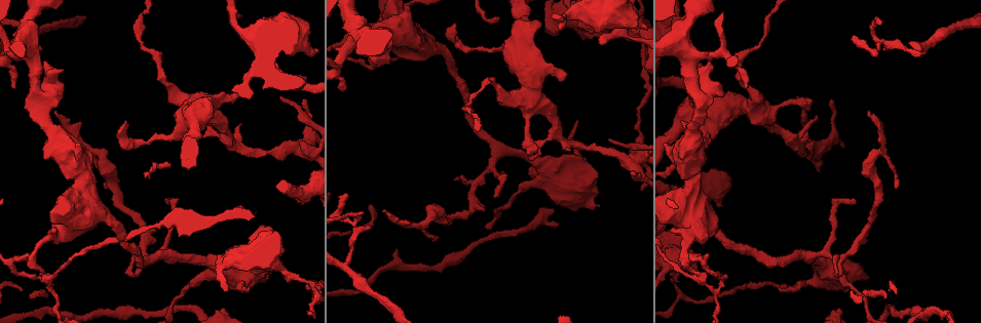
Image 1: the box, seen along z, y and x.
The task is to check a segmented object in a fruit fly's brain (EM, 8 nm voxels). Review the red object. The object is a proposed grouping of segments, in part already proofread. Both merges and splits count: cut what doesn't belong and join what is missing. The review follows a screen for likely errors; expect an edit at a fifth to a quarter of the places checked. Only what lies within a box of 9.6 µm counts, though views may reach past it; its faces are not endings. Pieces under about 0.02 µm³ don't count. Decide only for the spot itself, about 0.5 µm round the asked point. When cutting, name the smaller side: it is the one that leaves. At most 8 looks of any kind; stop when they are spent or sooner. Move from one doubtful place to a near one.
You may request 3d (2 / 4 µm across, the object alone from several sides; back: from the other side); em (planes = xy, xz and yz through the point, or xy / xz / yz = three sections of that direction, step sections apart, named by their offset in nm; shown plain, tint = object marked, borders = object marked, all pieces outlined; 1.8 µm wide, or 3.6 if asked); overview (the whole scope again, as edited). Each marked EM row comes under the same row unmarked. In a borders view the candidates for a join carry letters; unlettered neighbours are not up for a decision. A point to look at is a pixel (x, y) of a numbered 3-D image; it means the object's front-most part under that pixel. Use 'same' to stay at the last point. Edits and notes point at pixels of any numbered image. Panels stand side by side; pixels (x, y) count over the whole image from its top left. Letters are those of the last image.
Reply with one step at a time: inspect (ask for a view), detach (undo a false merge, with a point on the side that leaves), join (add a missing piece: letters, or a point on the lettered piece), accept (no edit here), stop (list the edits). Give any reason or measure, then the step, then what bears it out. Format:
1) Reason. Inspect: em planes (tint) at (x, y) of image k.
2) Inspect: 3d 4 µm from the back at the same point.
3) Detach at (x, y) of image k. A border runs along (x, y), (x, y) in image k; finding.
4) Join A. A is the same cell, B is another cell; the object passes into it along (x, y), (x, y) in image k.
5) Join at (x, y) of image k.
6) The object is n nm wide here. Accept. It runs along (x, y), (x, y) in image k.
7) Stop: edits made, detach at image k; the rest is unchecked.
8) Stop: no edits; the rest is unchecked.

Sudden change in width. Inspect: em 3.6 µm planes (borders) at (203, 263) of image 1.

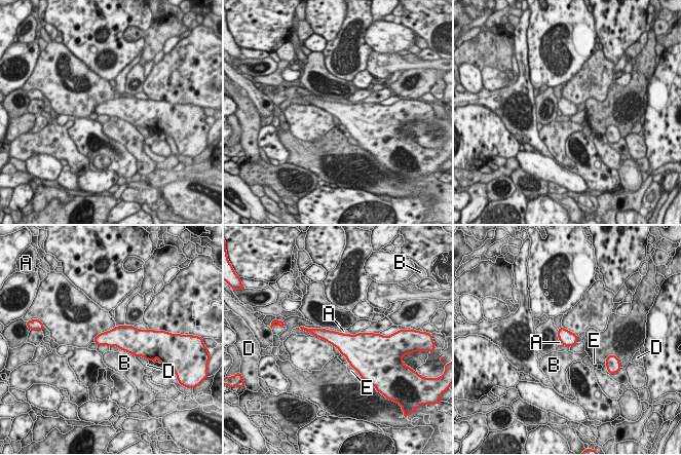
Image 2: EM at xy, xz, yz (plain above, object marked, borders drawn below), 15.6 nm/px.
The object is 240 nm wide here. Accept. A, B, D and E are other cells; a border runs along (305, 327), (324, 328), (348, 334) in image 2; continuous, no second neuron.

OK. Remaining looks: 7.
An open end. Inspect: 3d 4 µm at (254, 271) of image 1.

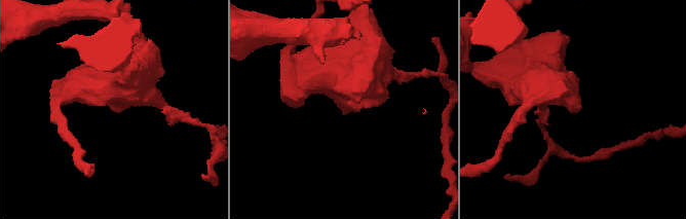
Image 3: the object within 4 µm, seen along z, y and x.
Shape alone is not enough. Inspect: em 3.6 µm planes (borders) at (575, 108) of image 3.

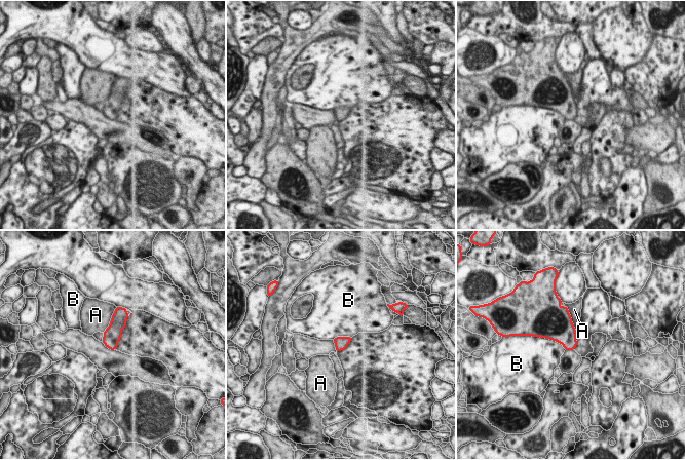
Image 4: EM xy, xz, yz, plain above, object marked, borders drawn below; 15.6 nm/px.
The longest contact is with B, 500 nm. Accept. A and B are other cells; none of them fits.

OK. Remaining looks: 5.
An open end. Inspect: em yz step 16 (tint) at (600, 44) of image 1.

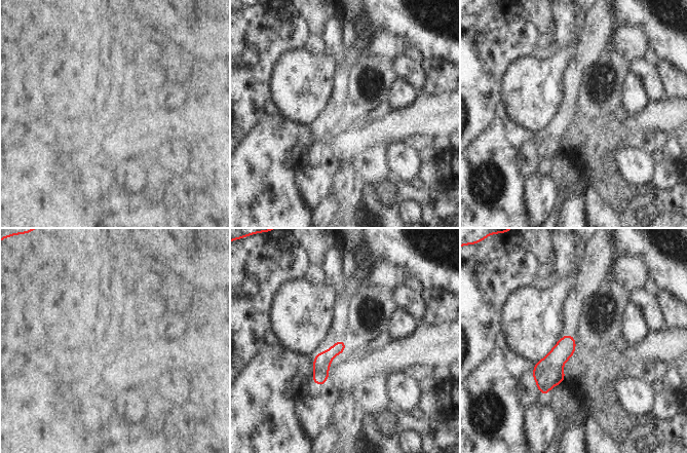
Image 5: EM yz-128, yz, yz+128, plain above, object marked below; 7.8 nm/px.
Inspect: em planes (borders) at the same point.

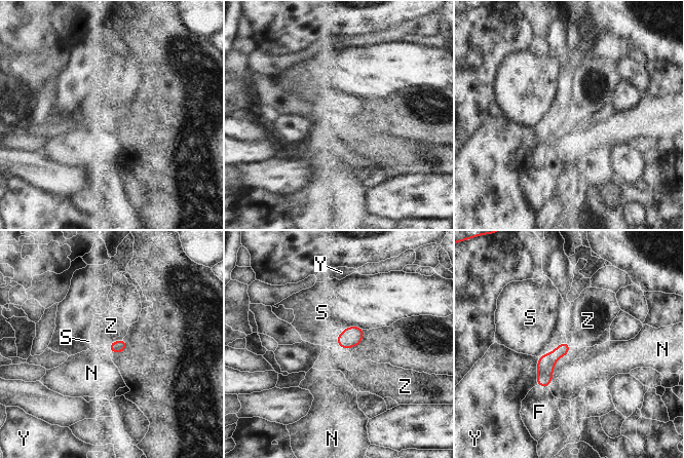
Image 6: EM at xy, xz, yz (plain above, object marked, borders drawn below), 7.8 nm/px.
Accept. F, N, S, Y and Z are other cells; no lettered piece goes on from it.

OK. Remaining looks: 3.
Stop: no edits; the rest is unchecked.

